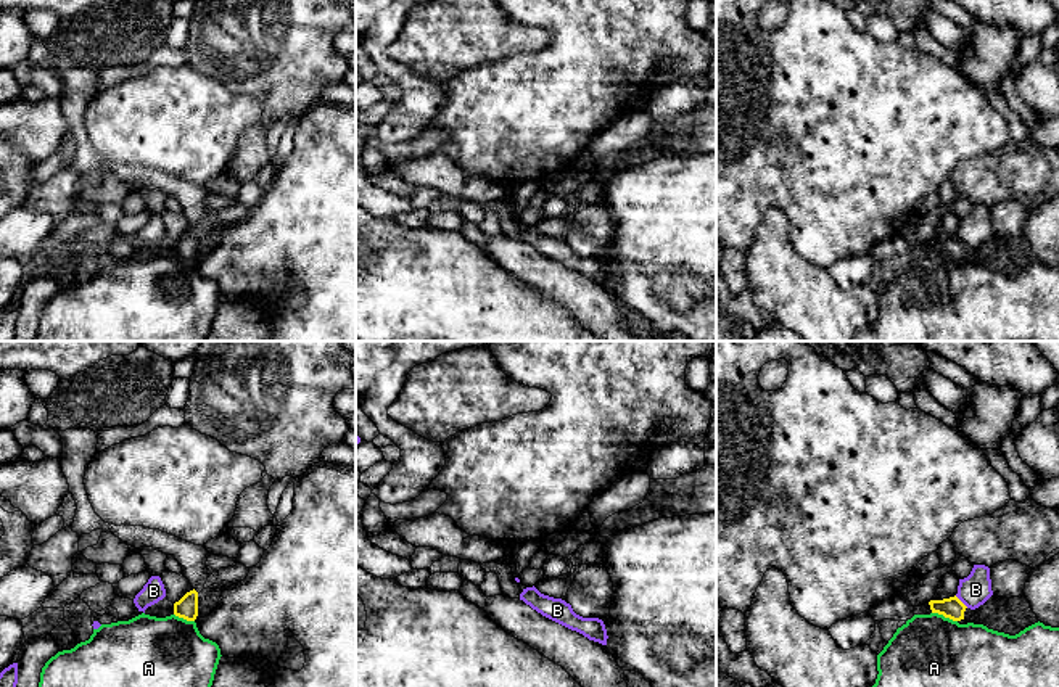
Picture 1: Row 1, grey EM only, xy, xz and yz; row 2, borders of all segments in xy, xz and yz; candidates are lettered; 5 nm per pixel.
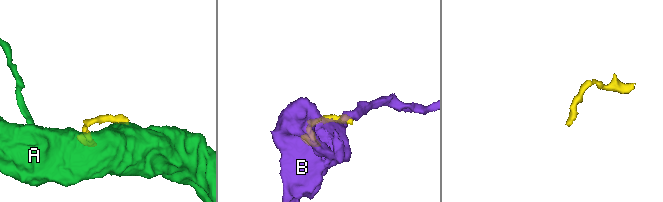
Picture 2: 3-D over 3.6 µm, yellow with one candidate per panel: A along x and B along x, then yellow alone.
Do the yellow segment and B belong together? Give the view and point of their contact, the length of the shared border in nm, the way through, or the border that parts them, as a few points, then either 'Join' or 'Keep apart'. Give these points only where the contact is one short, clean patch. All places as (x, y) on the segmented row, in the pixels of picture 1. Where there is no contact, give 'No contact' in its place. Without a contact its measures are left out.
Touches yellow at yz (960, 600). Shared border 90 nm. Boundary: yz (955, 596), (968, 607). Keep apart

